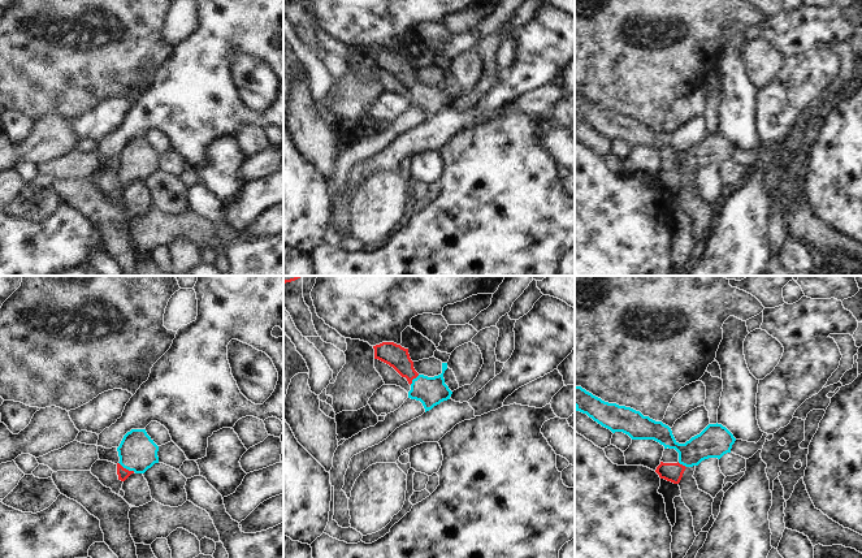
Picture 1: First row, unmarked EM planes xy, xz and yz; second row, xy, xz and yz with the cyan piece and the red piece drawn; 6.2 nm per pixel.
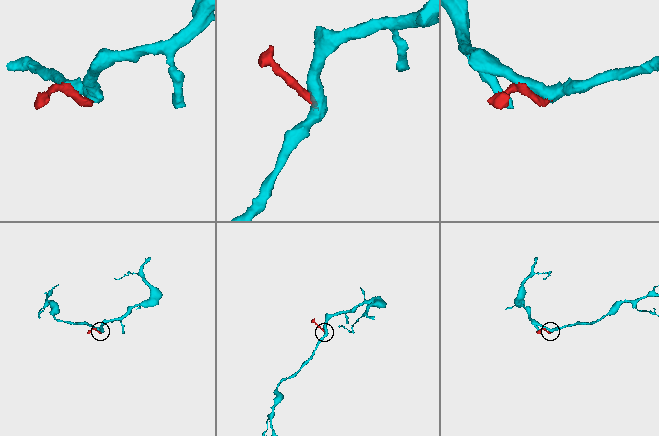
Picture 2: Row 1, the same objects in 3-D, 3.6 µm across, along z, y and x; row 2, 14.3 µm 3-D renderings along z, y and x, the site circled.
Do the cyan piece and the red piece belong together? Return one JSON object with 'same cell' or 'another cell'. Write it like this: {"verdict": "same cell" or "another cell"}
{"verdict": "same cell"}

